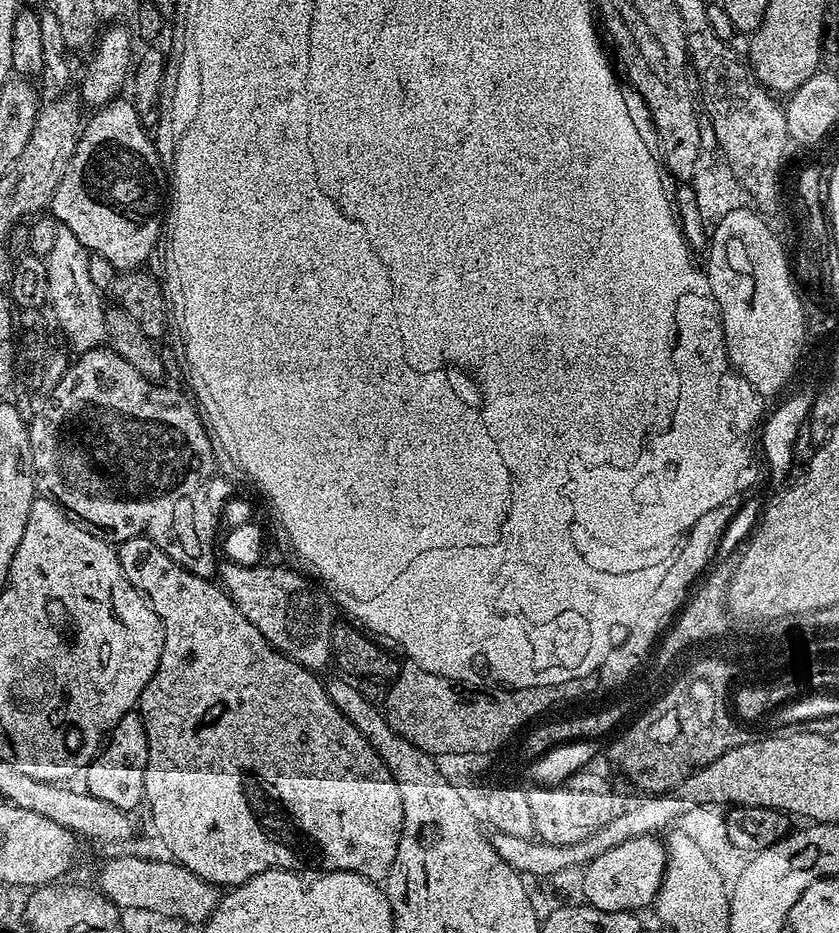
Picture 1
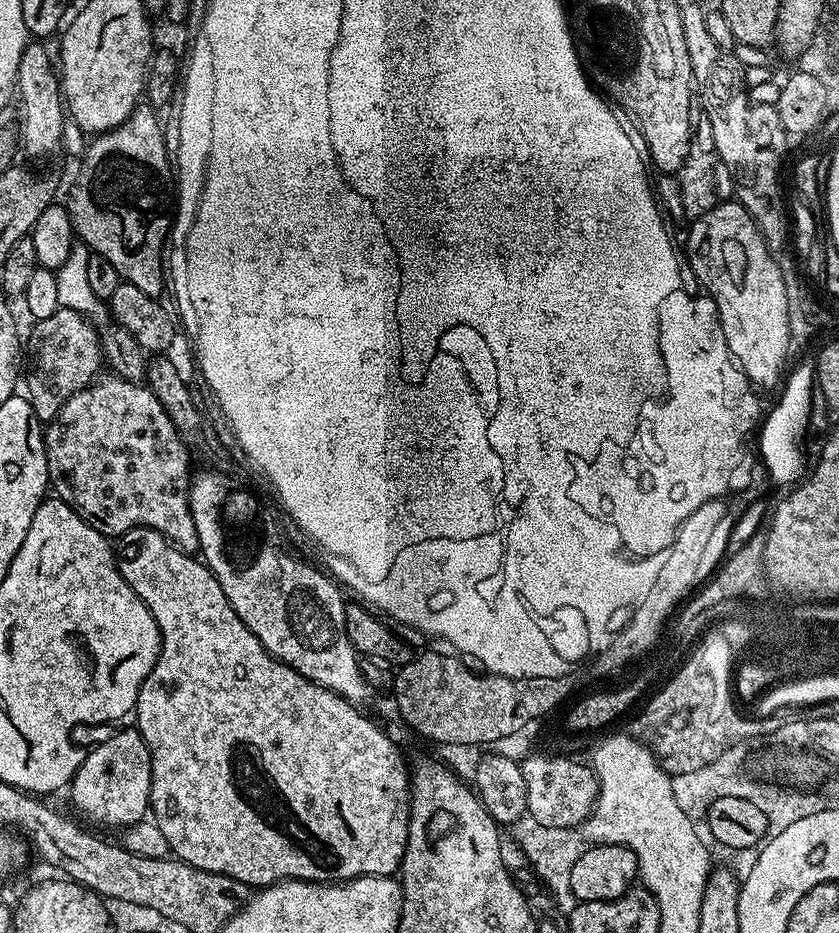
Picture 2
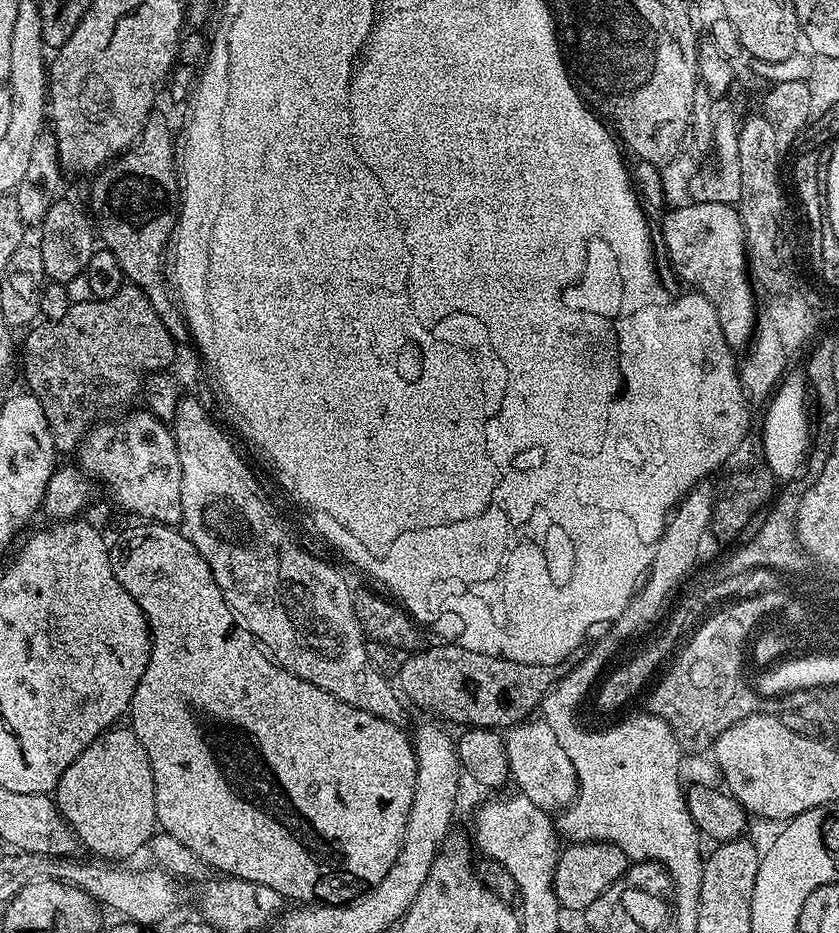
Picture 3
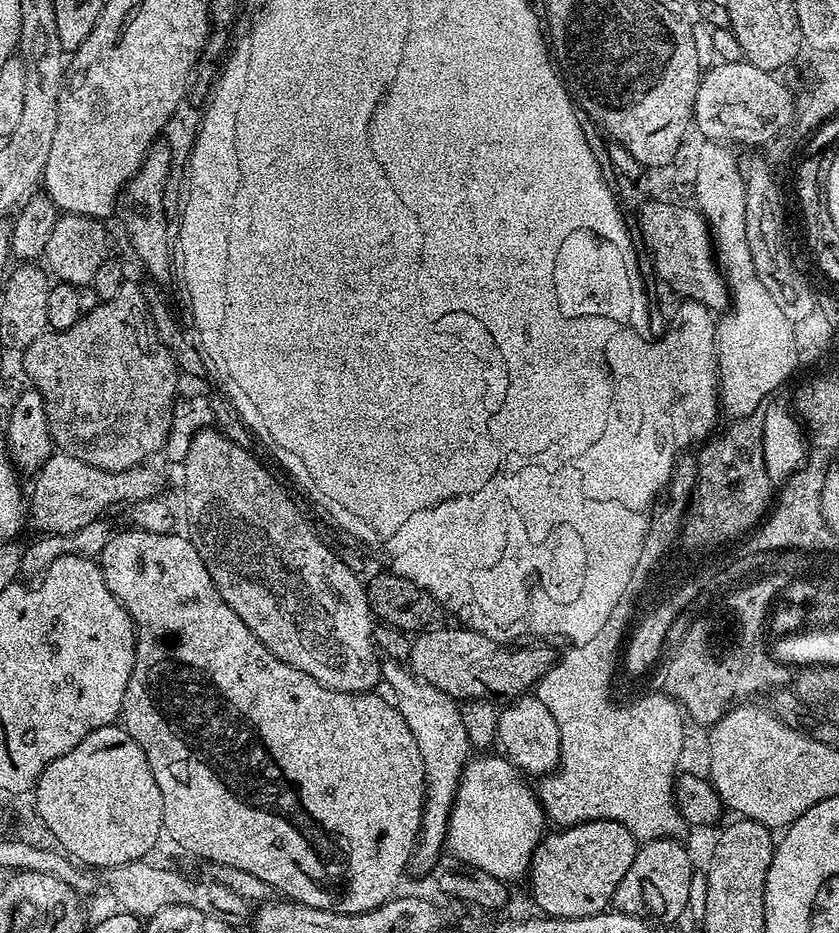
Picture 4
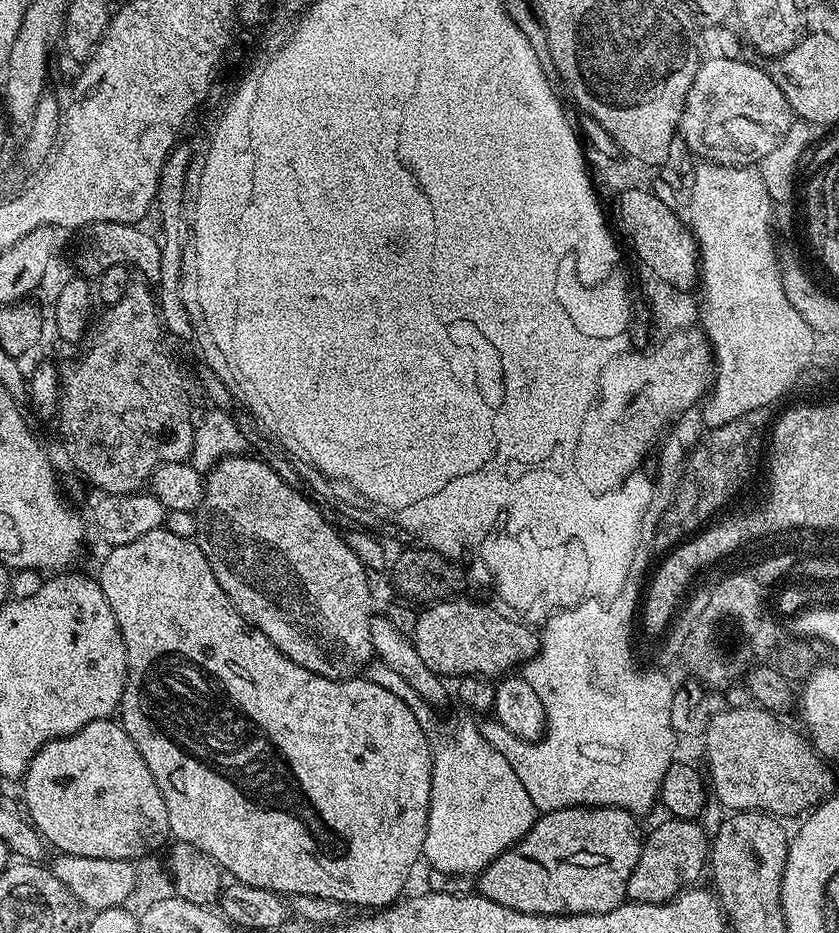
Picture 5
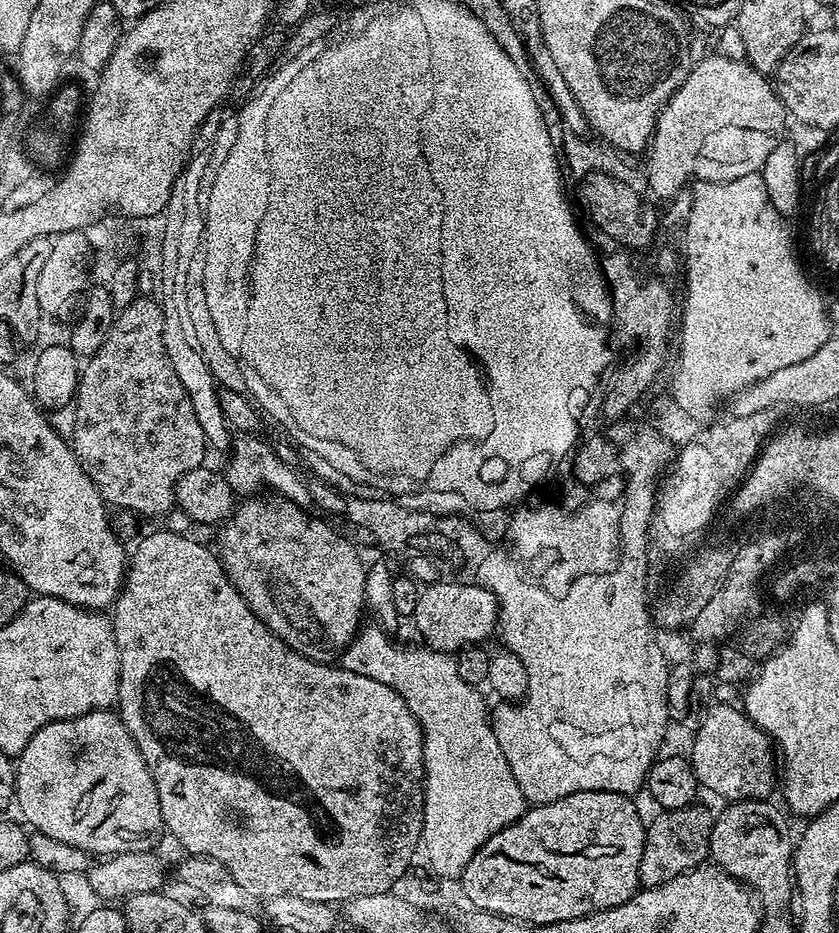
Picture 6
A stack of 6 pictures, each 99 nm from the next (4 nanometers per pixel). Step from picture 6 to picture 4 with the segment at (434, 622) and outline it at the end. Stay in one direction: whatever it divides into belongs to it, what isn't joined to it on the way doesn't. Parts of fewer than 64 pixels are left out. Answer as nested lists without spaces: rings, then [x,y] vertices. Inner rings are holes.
[[[427,632],[413,640],[406,657],[412,671],[430,686],[438,686],[438,690],[450,694],[457,702],[489,698],[496,702],[511,702],[531,693],[554,663],[554,655],[548,649],[551,647],[505,646],[481,632]]]

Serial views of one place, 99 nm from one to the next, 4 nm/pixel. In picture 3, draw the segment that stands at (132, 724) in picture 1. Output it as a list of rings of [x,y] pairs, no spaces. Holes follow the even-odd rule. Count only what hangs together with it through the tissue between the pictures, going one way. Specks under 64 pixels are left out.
[[[113,727],[90,742],[60,775],[54,789],[56,808],[72,827],[77,841],[83,847],[85,844],[93,857],[108,862],[127,861],[127,856],[151,841],[158,828],[150,758],[146,758],[146,750],[131,727],[120,727]]]

